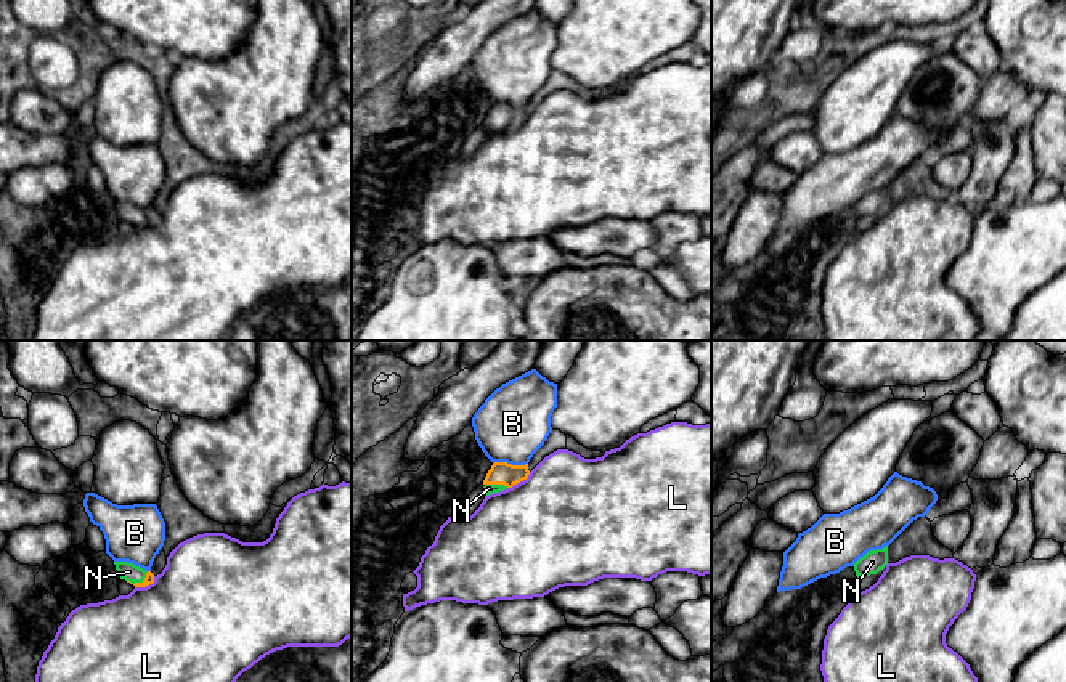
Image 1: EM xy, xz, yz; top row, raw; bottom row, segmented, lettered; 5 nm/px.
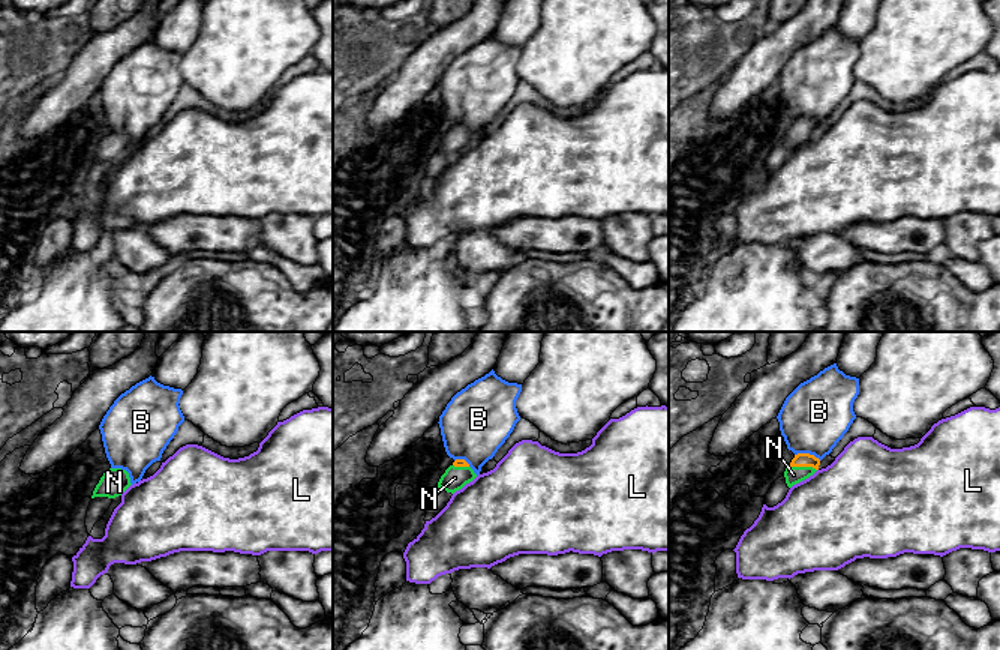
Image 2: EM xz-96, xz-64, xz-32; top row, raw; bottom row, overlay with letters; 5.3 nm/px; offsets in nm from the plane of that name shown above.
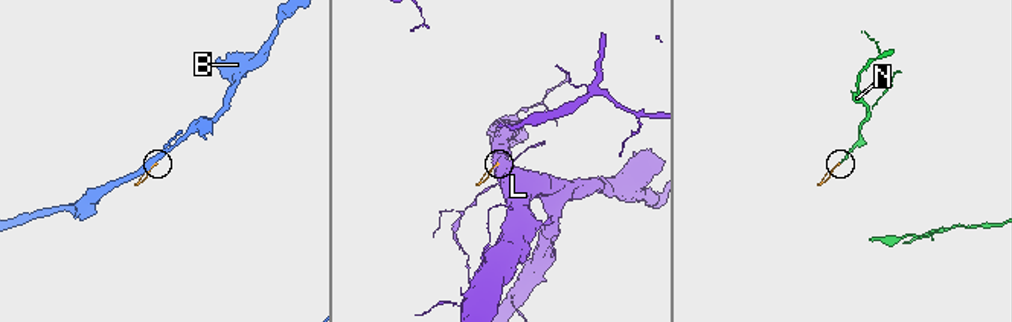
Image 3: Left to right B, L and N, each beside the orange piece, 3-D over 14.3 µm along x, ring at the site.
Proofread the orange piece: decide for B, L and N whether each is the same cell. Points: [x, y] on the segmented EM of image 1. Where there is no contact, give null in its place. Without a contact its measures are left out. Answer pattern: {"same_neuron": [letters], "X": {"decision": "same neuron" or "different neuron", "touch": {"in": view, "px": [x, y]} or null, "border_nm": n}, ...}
{"same_neuron": ["N"], "B": {"decision": "different neuron", "touch": {"in": "xz", "px": [511, 464]}, "border_nm": 180}, "L": {"decision": "different neuron", "touch": {"in": "xz", "px": [519, 482]}, "border_nm": 150}, "N": {"decision": "same neuron", "touch": {"in": "xy", "px": [138, 583]}, "border_nm": 120}}

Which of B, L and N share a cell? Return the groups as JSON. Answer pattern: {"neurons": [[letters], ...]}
{"neurons": [["B"], ["L"], ["N"]]}

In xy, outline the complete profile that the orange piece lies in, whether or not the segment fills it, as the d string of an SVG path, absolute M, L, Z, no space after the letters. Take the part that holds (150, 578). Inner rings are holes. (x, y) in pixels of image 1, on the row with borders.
M114 562L120 579L133 584L135 587L146 587L154 583L154 574L128 562Z

